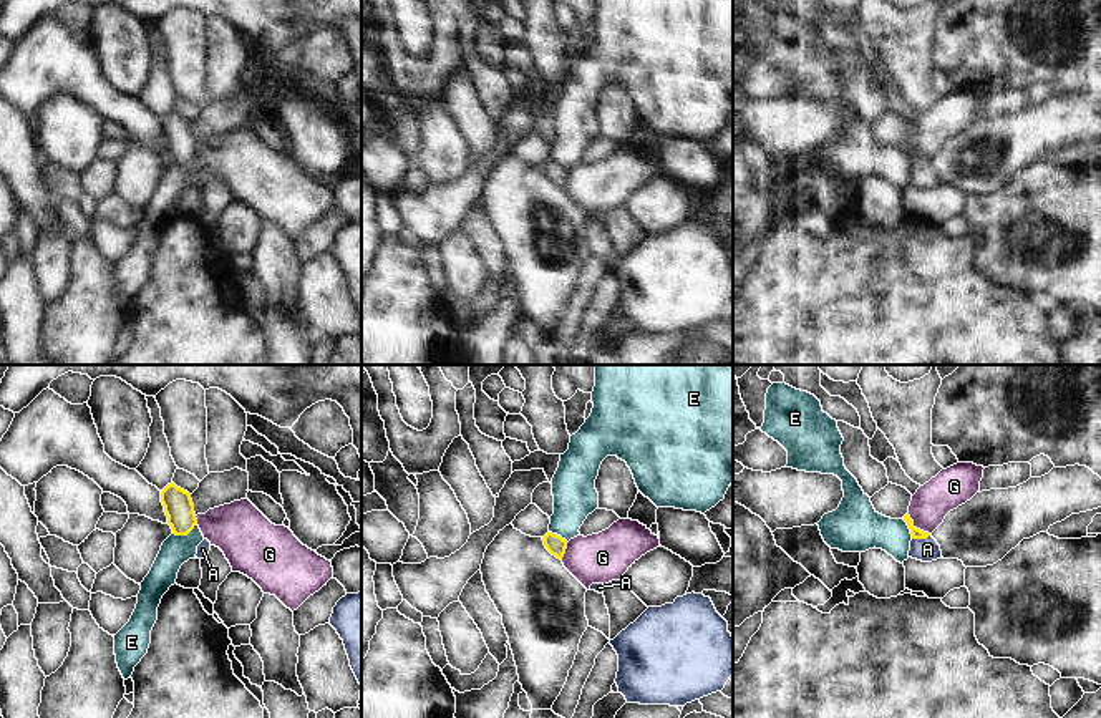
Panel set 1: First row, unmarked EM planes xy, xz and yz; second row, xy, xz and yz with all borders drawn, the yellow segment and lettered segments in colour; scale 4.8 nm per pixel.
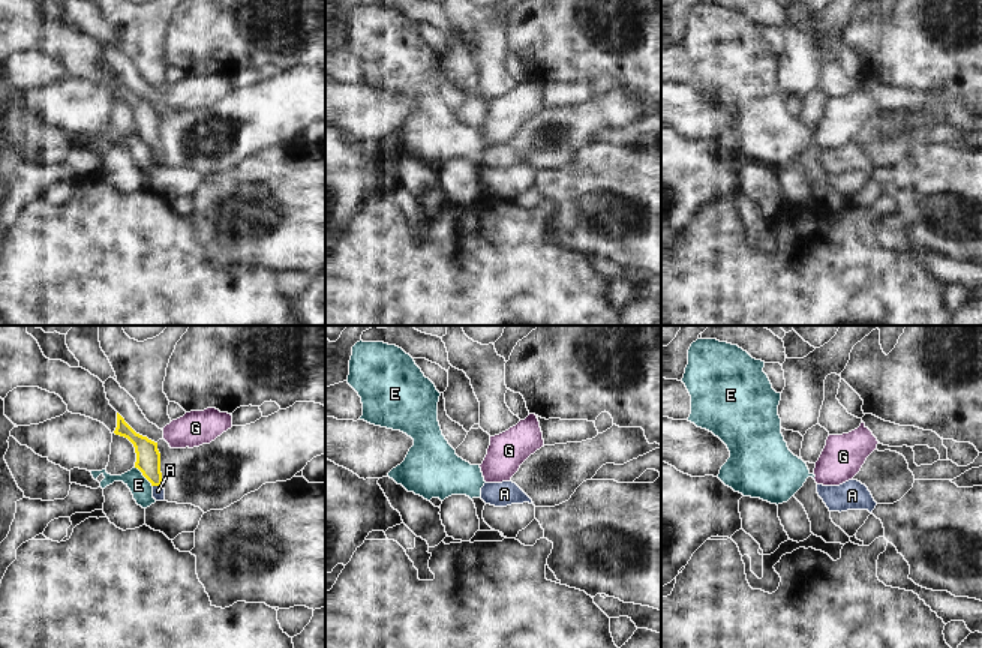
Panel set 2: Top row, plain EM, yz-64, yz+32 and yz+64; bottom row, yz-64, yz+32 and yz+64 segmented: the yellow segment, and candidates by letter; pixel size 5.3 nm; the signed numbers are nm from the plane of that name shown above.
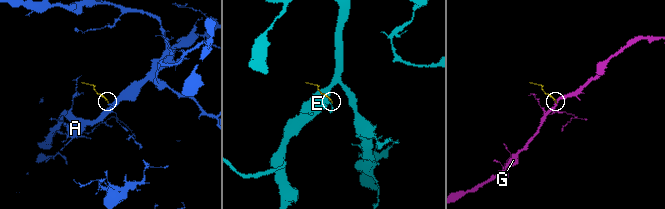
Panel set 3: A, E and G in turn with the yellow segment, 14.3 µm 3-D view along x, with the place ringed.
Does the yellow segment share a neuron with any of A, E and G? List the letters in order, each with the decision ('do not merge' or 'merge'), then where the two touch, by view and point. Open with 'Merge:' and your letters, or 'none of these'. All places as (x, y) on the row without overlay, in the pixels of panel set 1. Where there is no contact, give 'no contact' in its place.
Merge: A
A: merge; contact yz (921, 166)
E: do not merge; contact xy (184, 163)
G: do not merge; contact yz (916, 156)

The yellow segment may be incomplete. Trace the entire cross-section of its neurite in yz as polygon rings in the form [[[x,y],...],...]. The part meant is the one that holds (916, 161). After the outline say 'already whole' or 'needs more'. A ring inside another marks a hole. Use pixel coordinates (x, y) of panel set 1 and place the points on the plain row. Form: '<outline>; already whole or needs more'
[[[909,141],[904,144],[904,149],[907,151],[912,163],[909,186],[922,191],[942,187],[942,179],[937,169],[929,161],[917,158]]]; needs more

